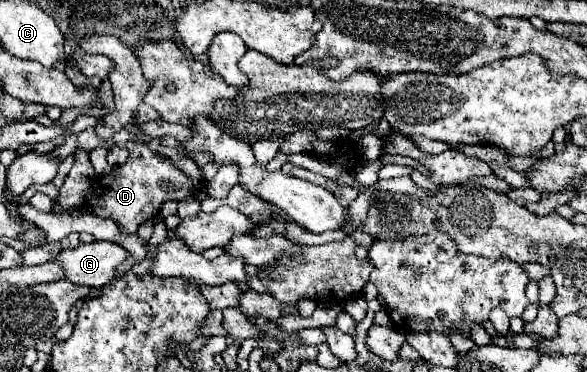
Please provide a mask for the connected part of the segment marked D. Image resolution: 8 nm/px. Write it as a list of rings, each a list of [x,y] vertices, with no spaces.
[[[129,141],[129,159],[125,165],[115,167],[109,175],[97,177],[91,189],[85,193],[83,205],[91,209],[97,217],[111,217],[127,233],[137,233],[137,229],[151,217],[155,217],[165,201],[185,201],[193,195],[191,179],[179,171],[169,159],[153,155],[147,145]]]

